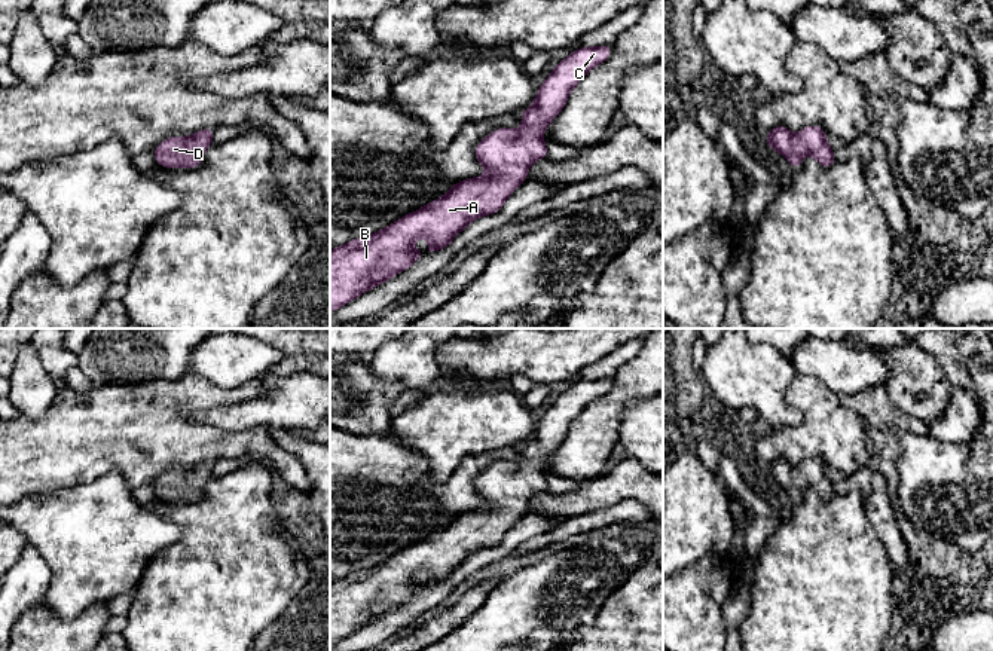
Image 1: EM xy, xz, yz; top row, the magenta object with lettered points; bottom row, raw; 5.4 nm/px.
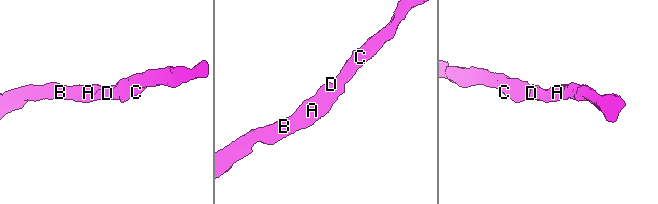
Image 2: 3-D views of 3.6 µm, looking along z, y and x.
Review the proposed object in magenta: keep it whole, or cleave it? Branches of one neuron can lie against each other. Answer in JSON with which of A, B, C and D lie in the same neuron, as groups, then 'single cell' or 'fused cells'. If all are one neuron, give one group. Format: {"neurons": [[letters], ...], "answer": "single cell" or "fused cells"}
{"neurons": [["A", "B", "C", "D"]], "answer": "single cell"}

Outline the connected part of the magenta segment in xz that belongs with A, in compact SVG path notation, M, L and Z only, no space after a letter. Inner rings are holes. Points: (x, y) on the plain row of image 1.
M612 378L578 380L569 389L559 394L543 418L537 422L532 437L520 446L519 462L498 461L479 474L474 489L486 505L480 510L464 511L452 517L439 532L428 535L413 545L404 547L397 554L370 569L355 571L330 584L330 645L348 638L363 626L384 617L397 606L407 603L419 590L441 584L471 554L498 545L510 528L528 511L529 499L549 489L543 465L563 443L571 424L580 416L589 403L604 397L612 385ZM418 571L427 571L430 580L415 584Z

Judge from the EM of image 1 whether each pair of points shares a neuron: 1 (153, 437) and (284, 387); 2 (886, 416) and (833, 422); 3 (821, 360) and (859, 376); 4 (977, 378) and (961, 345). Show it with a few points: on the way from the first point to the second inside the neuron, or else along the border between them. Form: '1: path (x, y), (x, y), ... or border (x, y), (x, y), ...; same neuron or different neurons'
1: border (189, 416), (196, 422), (211, 424), (228, 431); different neurons
2: border (839, 397), (868, 424); different neurons
3: path (830, 360), (845, 364), (851, 370); same neuron
4: path (971, 370), (965, 352); same neuron

